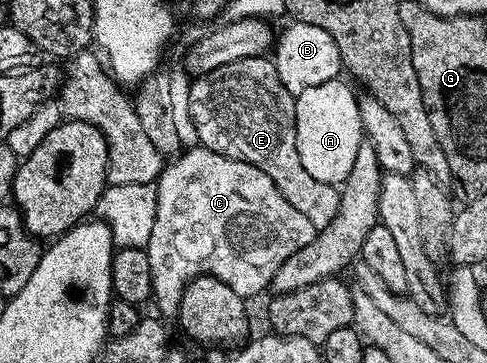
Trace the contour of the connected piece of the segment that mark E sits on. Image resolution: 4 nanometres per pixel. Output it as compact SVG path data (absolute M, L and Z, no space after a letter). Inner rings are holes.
M261 55L220 65L207 75L197 76L190 85L190 112L199 144L268 173L288 205L304 213L314 228L321 229L336 217L340 191L337 186L308 177L308 169L300 165L294 100L281 83L273 58Z

